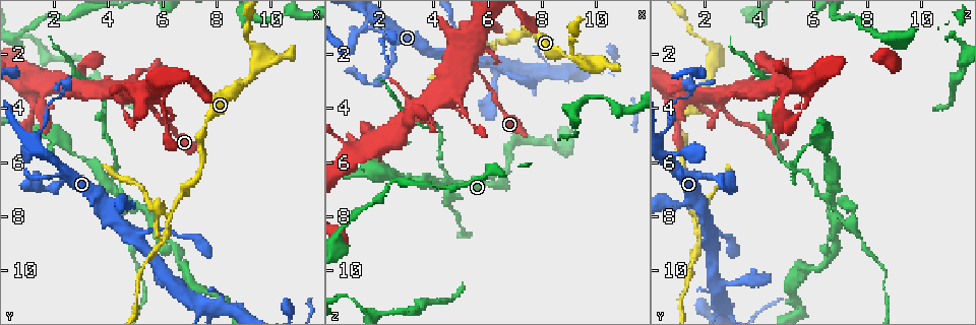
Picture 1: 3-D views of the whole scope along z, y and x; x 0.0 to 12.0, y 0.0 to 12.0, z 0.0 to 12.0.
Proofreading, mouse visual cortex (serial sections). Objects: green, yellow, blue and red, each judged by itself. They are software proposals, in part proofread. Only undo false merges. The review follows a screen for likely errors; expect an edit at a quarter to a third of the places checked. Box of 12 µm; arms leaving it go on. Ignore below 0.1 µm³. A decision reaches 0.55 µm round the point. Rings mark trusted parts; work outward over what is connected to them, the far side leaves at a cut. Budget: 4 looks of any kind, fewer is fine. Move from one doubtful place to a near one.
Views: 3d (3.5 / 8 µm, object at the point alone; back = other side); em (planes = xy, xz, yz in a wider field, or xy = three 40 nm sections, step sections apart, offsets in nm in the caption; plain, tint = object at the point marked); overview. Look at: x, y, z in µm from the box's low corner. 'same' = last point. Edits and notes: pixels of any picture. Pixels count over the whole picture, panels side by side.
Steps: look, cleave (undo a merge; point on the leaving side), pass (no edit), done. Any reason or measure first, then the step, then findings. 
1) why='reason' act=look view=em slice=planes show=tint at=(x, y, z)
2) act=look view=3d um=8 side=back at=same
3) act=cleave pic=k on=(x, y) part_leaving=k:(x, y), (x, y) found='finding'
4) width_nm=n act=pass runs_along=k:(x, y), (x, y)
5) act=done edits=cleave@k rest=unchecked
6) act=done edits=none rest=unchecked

why='a narrow waist' act=look view=3d um=3.5 at=(1.6, 6.9, 3.0)

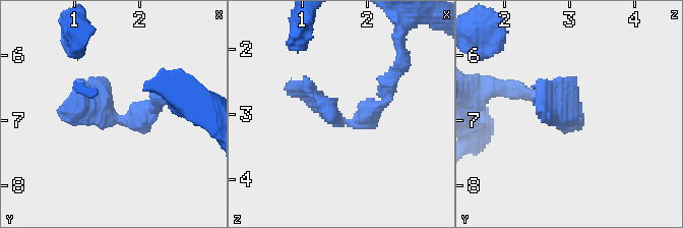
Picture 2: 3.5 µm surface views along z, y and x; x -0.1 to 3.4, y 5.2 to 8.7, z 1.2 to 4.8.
why='now the EM' act=look view=em slice=planes show=tint at=(1.60, 7.00, 3.10)

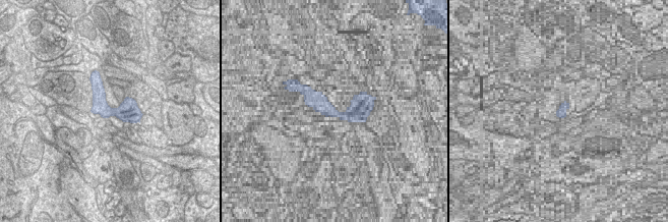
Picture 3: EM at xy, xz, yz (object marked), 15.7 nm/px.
why='another direction' act=look view=em slice=xy step=2 show=tint at=same

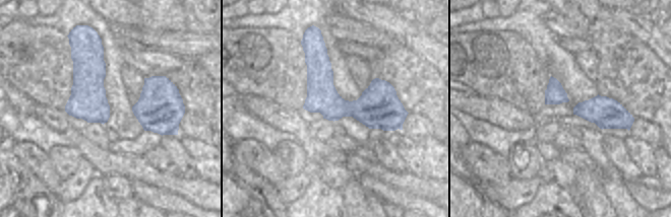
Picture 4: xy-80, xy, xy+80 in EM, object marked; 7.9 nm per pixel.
width_nm=240 act=pass runs_along=4:(322, 46), (321, 86), (400, 126) found='all the same cell'

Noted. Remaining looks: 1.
why='sharp bend' act=look view=3d um=3.5 at=(6.3, 8.1, 1.6)

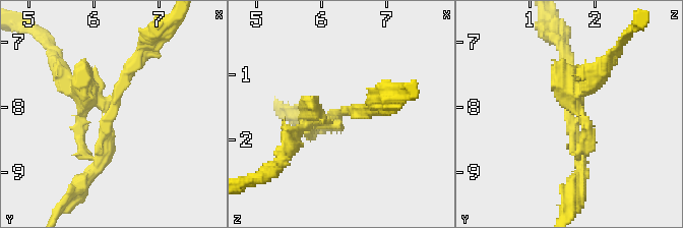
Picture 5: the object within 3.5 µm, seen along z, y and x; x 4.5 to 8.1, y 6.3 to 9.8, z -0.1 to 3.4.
act=cleave pic=5 on=(575, 93) part_leaving=5:(572, 110), (572, 94), (619, 47) found='a second cell is stuck on'

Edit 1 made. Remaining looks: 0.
act=done edits=cleave@5 rest=unchecked

